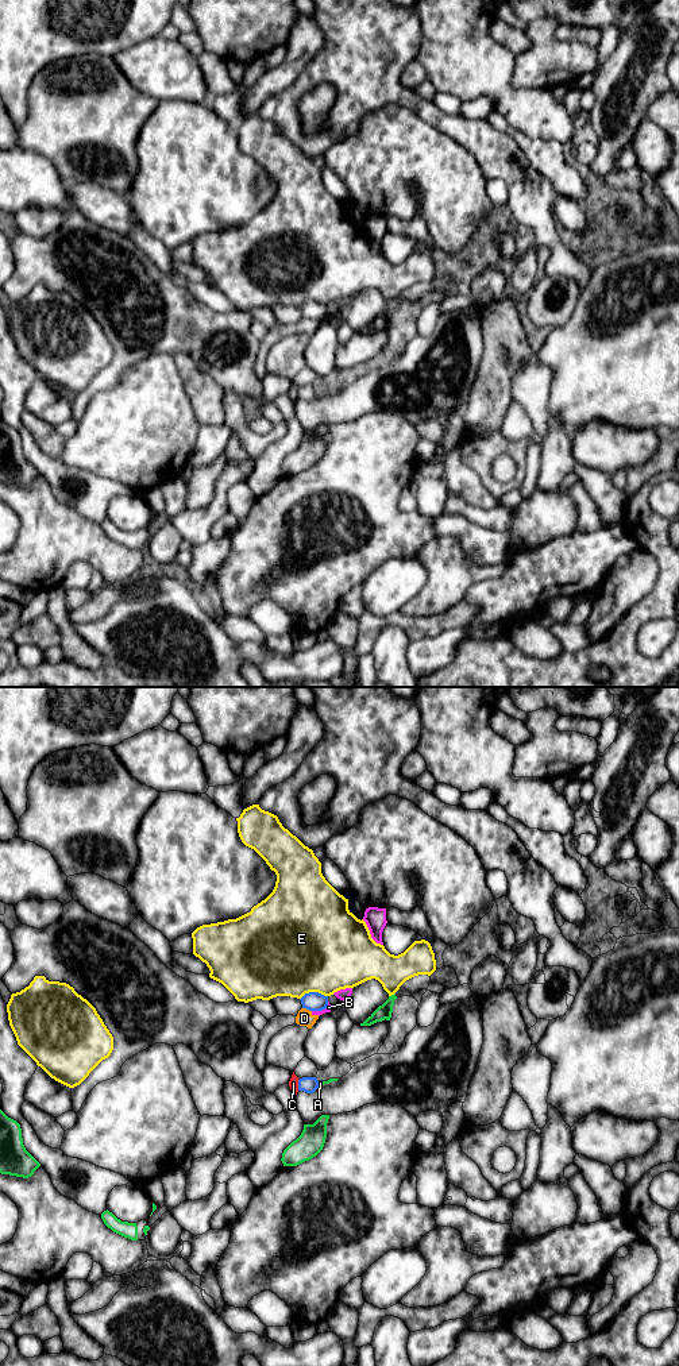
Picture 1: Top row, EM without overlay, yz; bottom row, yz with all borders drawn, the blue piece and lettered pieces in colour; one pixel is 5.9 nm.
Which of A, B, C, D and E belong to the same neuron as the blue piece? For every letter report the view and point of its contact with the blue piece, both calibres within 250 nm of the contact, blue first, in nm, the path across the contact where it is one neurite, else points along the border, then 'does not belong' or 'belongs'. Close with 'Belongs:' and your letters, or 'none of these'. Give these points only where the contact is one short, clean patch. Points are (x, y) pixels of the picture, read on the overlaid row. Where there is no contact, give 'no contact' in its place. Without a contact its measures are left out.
A: meets blue in yz at (317, 1084); 100 nm thick on the blue side, 30 nm on the other; border along yz (317, 1081), (319, 1085); does not belong
B: meets blue in yz at (321, 1010); 110 nm thick on the blue side, 30 nm on the other; border along yz (328, 1002), (324, 1008), (312, 1011); does not belong
C: meets blue in yz at (299, 1085); 100 nm thick on the blue side, 60 nm on the other; does not belong
D: meets blue in yz at (307, 1008); 110 nm thick on the blue side, 100 nm on the other; border along yz (303, 1007), (311, 1011); does not belong
E: meets blue in yz at (313, 992); 110 nm thick on the blue side, 500 nm on the other; does not belong
Belongs: none of these

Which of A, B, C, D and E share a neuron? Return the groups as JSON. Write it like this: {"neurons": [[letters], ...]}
{"neurons": [["A"], ["B", "D"], ["C"], ["E"]]}

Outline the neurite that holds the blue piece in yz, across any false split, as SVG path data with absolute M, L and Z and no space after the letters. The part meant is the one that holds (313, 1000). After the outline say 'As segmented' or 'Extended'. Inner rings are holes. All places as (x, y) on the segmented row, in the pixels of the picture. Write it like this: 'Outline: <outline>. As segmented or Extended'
Outline: M319 992L305 993L301 999L302 1008L309 1011L323 1011L328 1006L328 996Z. As segmented

